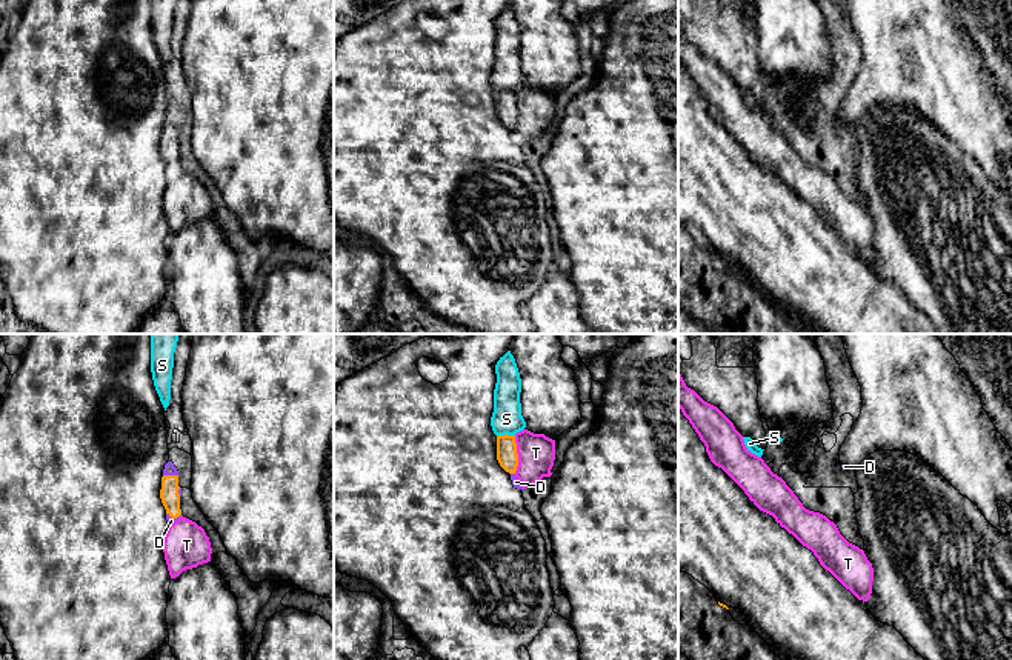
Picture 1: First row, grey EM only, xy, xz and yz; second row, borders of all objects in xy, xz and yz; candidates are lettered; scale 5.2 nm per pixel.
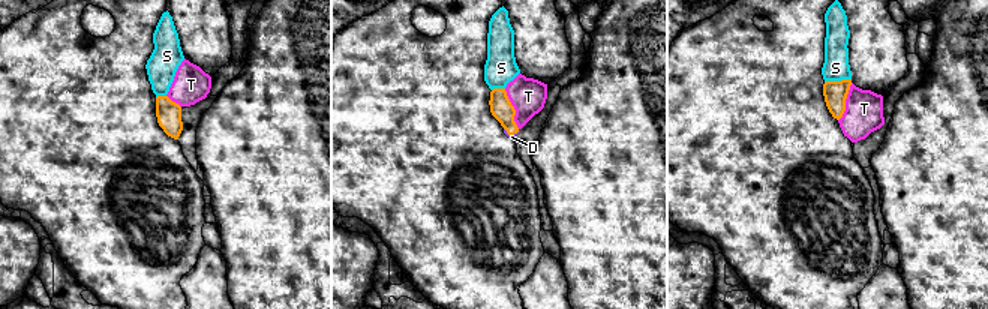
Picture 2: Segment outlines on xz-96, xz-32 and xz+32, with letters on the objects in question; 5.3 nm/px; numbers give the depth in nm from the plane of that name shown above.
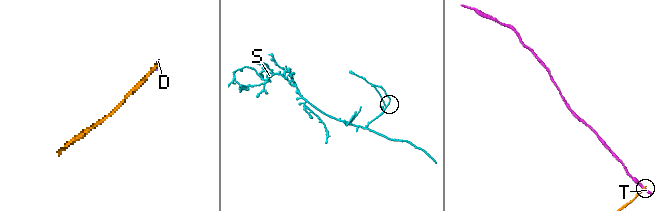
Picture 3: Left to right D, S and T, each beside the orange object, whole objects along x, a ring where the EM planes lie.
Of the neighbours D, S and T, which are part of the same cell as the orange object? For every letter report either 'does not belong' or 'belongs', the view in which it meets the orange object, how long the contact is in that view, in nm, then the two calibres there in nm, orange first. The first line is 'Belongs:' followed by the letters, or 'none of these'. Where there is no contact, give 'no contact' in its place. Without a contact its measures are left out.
Belongs: D
D: belongs | xy | 80 nm | 100/60 nm
S: does not belong | xz | 100 nm | 110/160 nm
T: does not belong | xz | 200 nm | 110/190 nm

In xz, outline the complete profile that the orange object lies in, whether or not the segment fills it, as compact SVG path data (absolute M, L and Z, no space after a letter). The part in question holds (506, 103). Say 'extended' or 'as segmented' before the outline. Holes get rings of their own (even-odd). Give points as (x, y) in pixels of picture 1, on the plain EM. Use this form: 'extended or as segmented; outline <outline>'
extended; outline M497 91L497 115L500 122L511 129L514 143L523 146L521 137L515 132L518 122L515 91Z

